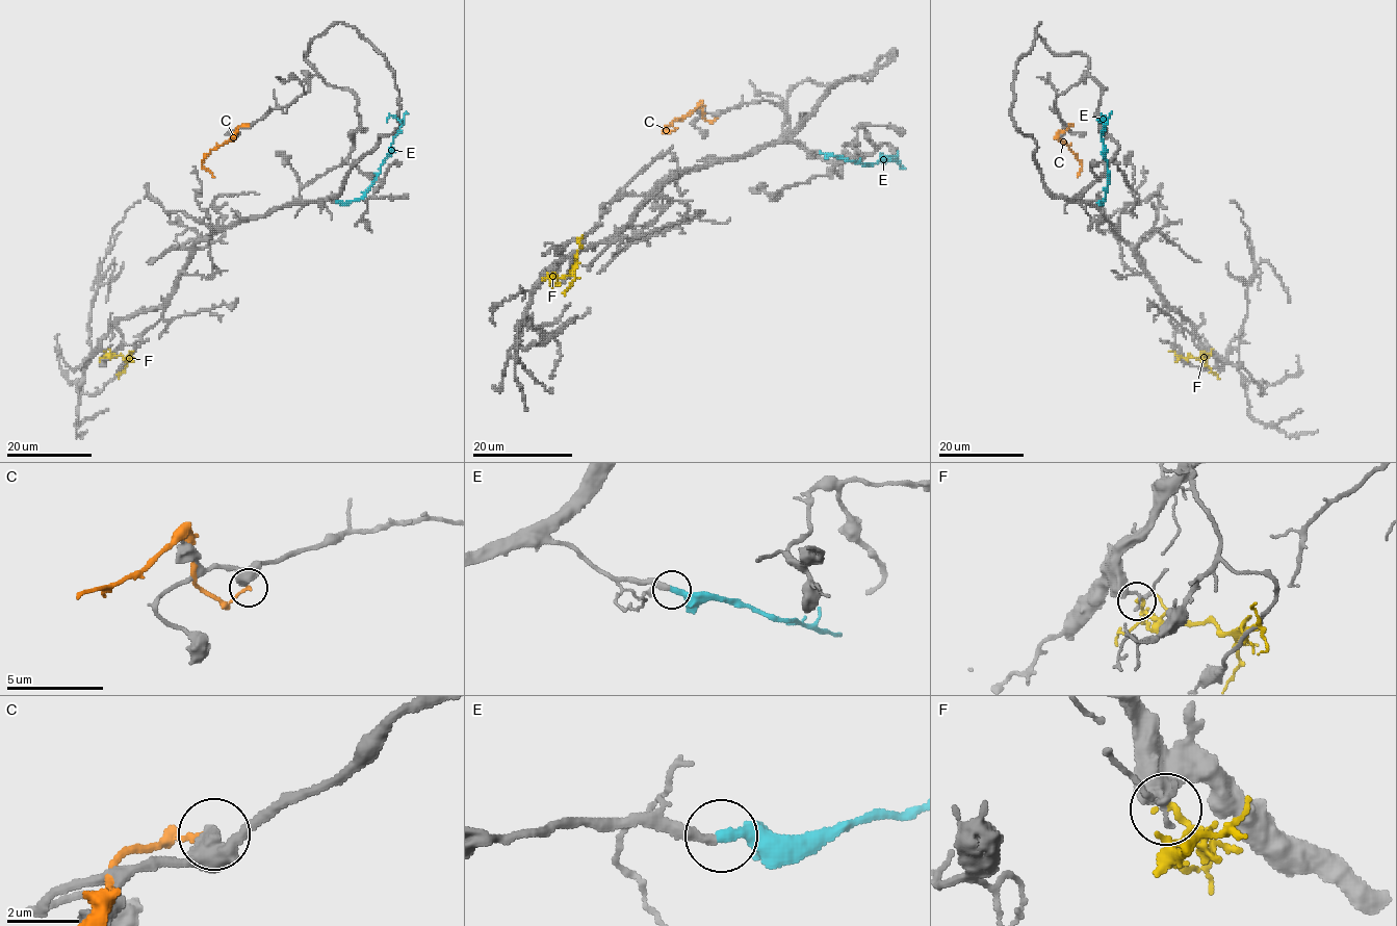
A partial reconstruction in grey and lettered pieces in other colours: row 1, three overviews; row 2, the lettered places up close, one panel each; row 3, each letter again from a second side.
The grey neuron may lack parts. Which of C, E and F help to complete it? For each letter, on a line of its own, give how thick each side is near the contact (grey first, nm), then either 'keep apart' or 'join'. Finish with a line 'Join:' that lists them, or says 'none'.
C: 400 nm thick on the grey side, 150 nm on the other; keep apart
E: 280 nm thick on the grey side, 320 nm on the other; join
F: 130 nm thick on the grey side, 110 nm on the other; keep apart
Join: E

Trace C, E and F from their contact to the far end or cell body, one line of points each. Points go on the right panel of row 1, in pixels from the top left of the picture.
C: (1069, 124), (1072, 125), (1058, 137), (1080, 162), (1081, 171), (1077, 176)
E: (1097, 202), (1106, 198), (1109, 173), (1101, 138), (1102, 116), (1100, 122)
F: (1203, 351), (1205, 356), (1185, 359), (1170, 351)

